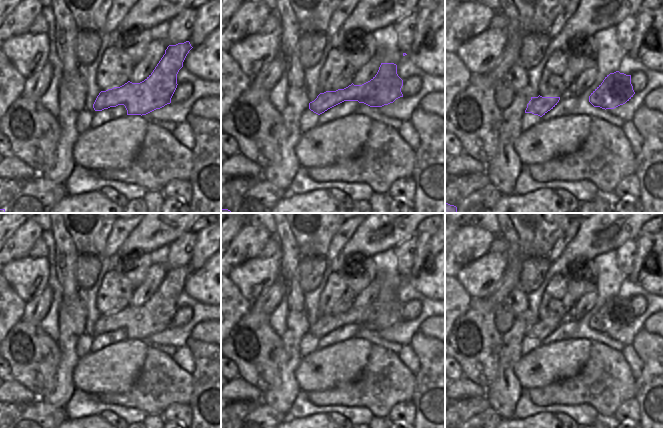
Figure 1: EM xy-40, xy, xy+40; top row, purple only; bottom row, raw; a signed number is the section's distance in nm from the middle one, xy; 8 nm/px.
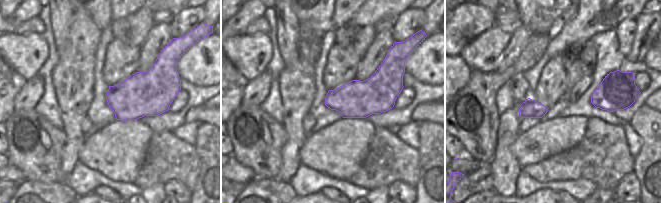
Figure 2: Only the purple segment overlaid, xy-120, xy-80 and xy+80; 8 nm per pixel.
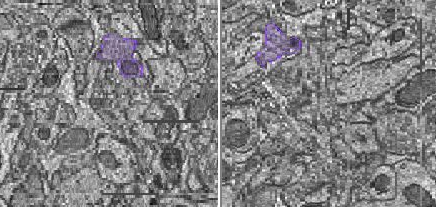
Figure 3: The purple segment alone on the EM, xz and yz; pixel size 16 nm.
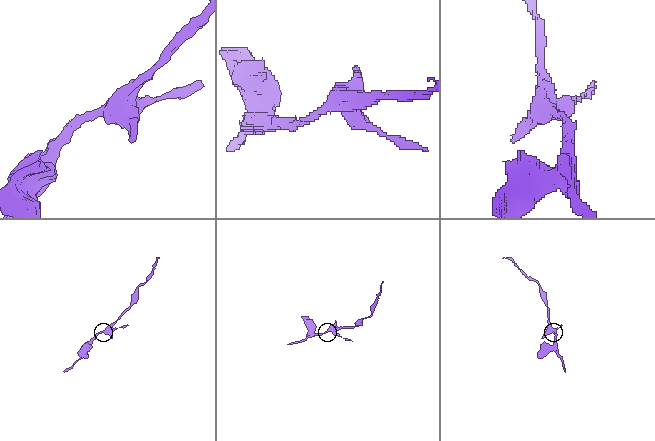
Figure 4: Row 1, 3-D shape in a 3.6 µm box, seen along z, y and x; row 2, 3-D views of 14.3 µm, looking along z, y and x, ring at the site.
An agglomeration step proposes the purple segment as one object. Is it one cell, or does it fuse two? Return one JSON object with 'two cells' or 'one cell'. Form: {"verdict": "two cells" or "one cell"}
{"verdict": "two cells"}

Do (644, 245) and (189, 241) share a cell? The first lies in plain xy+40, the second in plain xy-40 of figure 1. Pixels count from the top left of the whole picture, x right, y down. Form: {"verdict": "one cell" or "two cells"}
{"verdict": "two cells"}

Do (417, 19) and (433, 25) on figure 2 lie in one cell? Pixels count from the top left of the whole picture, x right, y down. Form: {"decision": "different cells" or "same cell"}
{"decision": "different cells"}

